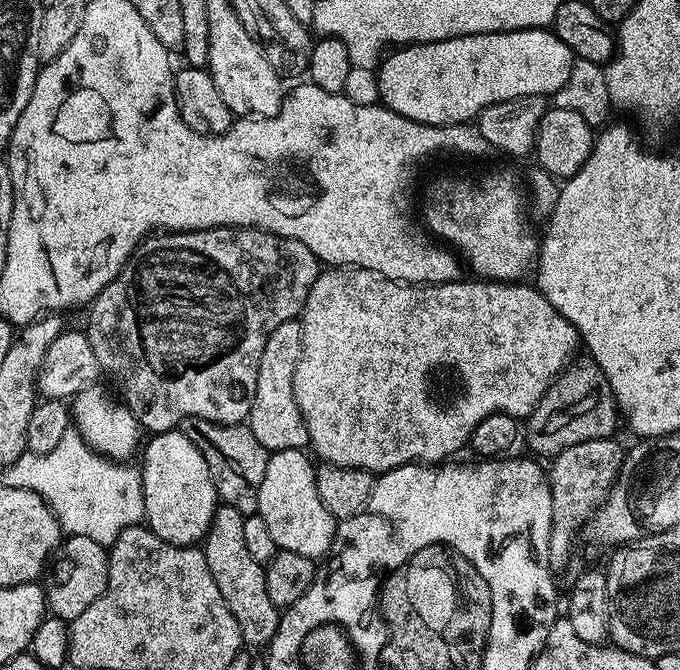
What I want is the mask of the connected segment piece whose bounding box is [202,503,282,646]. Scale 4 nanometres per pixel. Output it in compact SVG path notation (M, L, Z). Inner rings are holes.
M221 503L203 538L202 551L206 566L210 566L210 574L214 574L214 582L218 582L218 590L222 590L222 599L226 606L230 606L234 622L238 622L241 641L245 645L266 646L278 630L282 612L274 606L274 602L270 602L270 594L266 594L265 565L254 562L252 555L246 551L246 542L242 538L244 517L234 510L234 506Z

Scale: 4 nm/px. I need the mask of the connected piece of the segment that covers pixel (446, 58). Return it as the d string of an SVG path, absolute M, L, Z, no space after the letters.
M523 28L517 32L483 32L482 34L474 34L473 36L455 36L454 38L446 38L438 42L406 44L389 51L381 59L376 77L378 78L378 90L380 91L380 103L384 107L392 108L398 114L402 114L402 118L410 118L414 122L443 126L446 124L467 124L475 121L479 117L480 111L486 106L494 106L498 102L506 102L510 98L522 98L523 96L551 97L562 86L565 86L567 79L570 78L573 61L574 57L570 46L566 46L566 42L559 40L555 32L548 28Z

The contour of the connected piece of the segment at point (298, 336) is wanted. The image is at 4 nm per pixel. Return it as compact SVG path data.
M299 319L282 322L282 326L278 326L270 338L266 338L266 350L262 350L262 362L258 362L258 386L254 390L254 402L246 426L269 453L309 447L308 427L294 398L294 370L301 354L302 330Z

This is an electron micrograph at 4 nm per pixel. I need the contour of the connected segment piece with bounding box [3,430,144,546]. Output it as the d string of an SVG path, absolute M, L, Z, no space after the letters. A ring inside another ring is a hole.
M69 430L58 441L58 446L50 450L50 454L34 454L25 450L3 473L3 483L10 488L32 490L48 504L48 509L55 514L60 523L61 533L68 536L81 536L90 538L99 544L110 546L122 534L122 530L135 528L144 520L144 491L142 490L142 478L140 468L128 462L110 460L100 452L94 451L88 443L80 437L79 432Z

